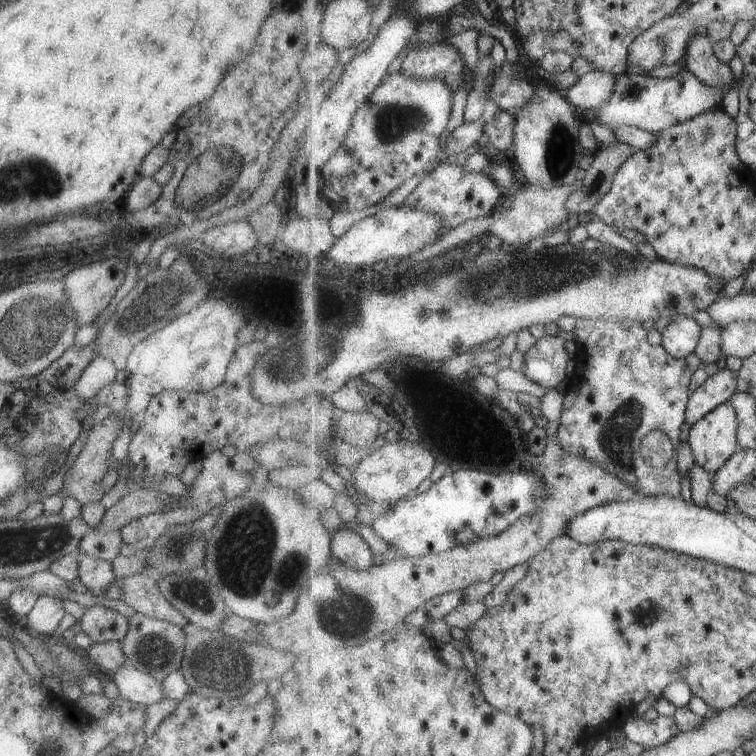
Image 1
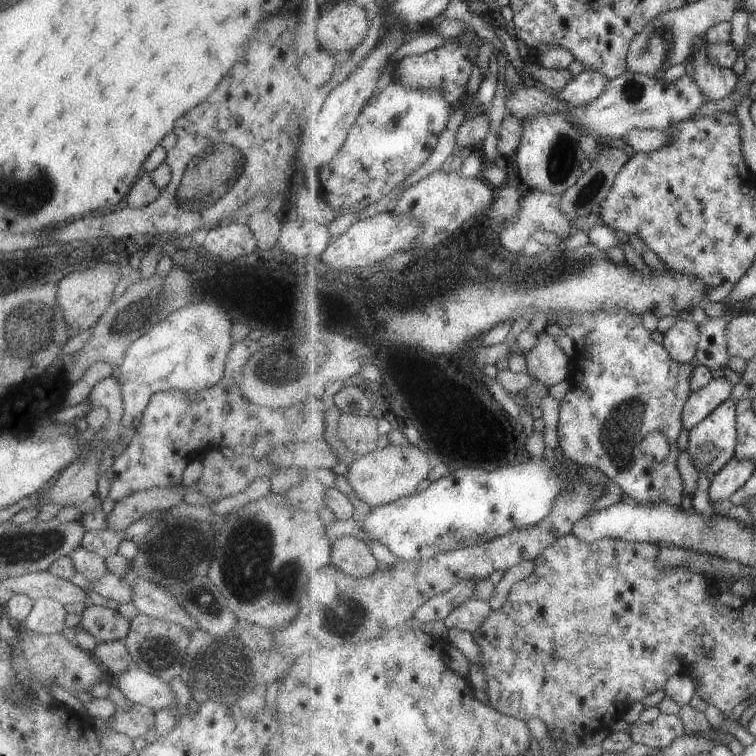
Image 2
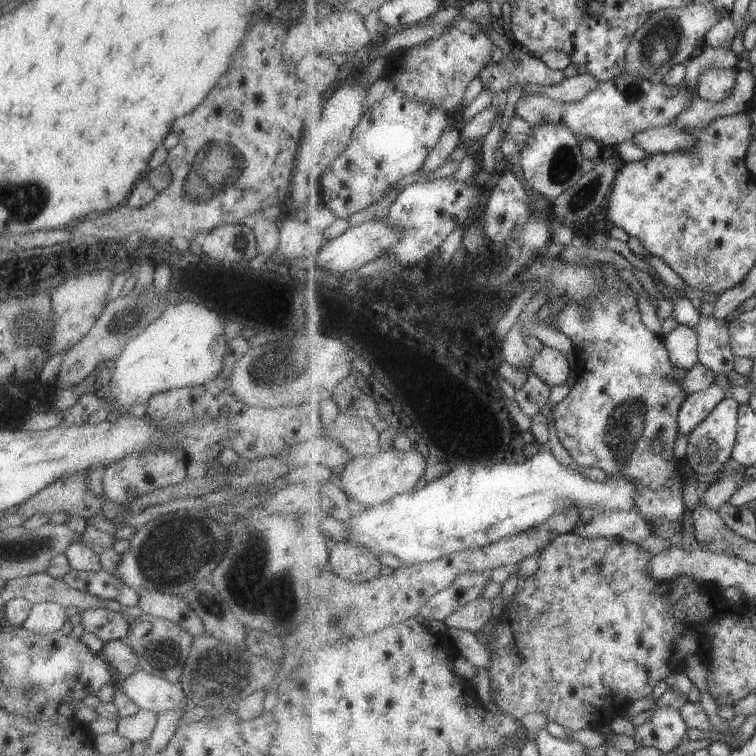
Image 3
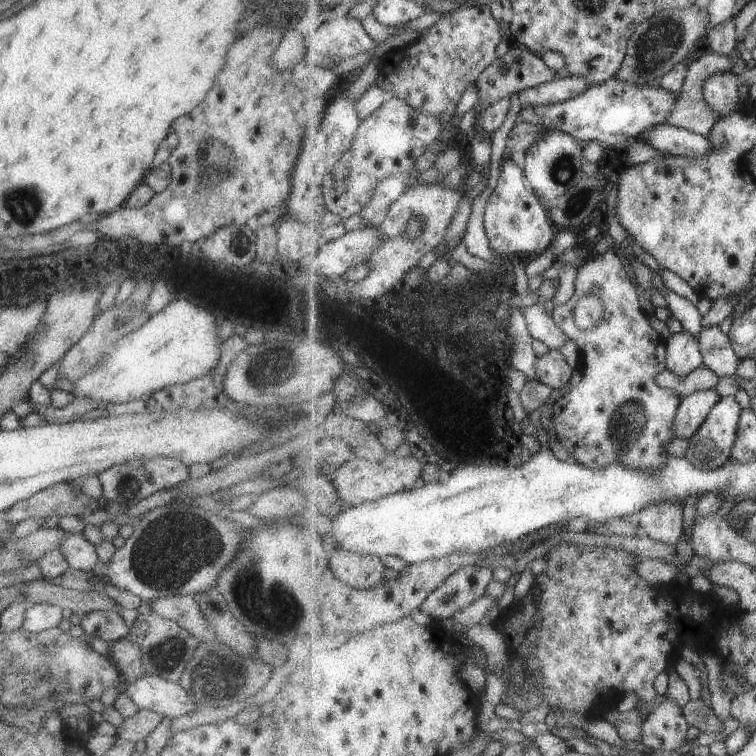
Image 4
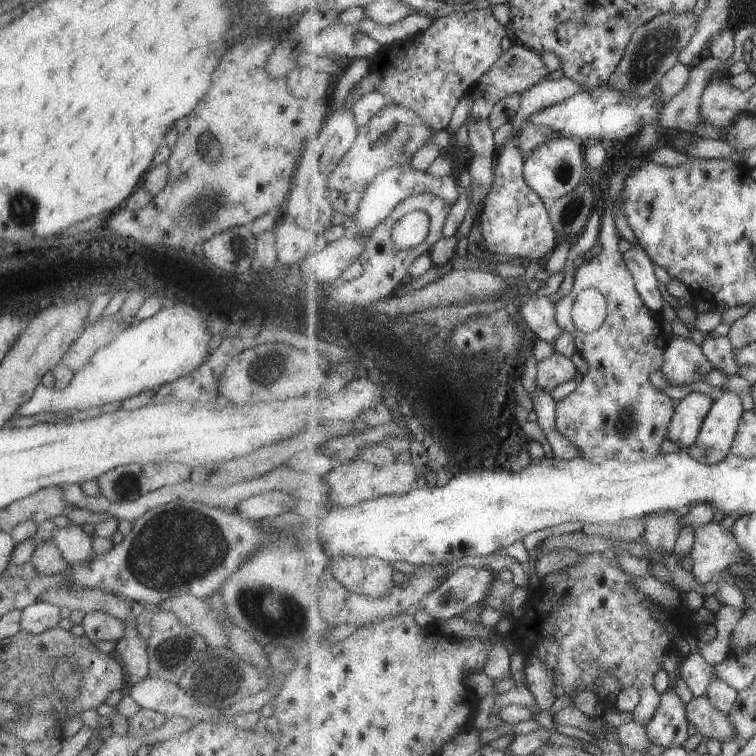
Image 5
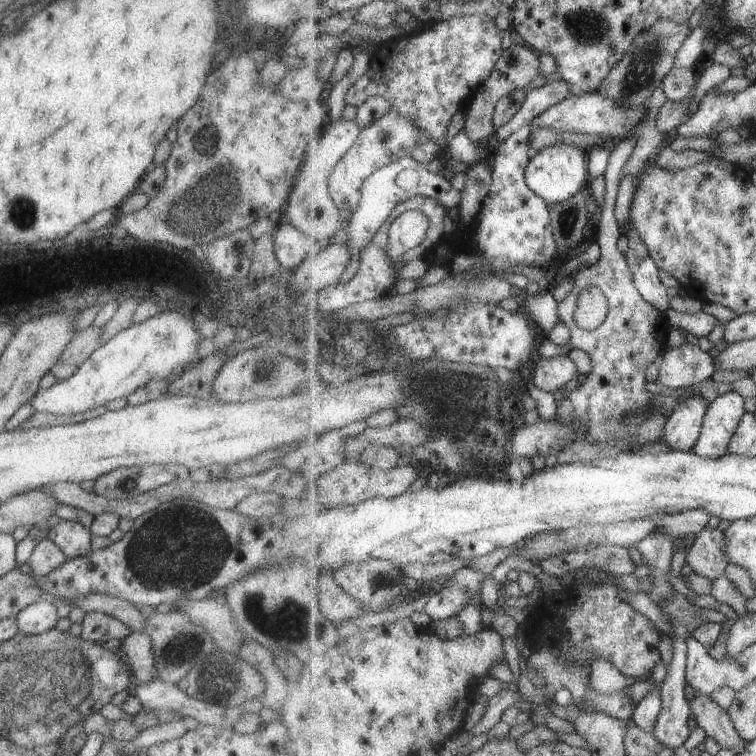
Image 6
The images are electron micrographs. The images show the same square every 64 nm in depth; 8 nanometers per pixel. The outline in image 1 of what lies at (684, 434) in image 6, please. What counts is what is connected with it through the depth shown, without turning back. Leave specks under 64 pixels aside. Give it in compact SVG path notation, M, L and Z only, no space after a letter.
M728 368L718 370L717 373L709 376L705 384L691 393L686 422L692 427L719 405L729 402L737 393L738 384L738 372L733 372Z

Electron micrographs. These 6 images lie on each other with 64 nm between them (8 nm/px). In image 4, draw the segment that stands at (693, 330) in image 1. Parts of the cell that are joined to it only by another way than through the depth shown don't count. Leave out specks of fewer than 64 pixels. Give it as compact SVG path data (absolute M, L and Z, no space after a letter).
M681 330L667 339L667 369L686 378L687 374L705 366L700 340L690 331Z

